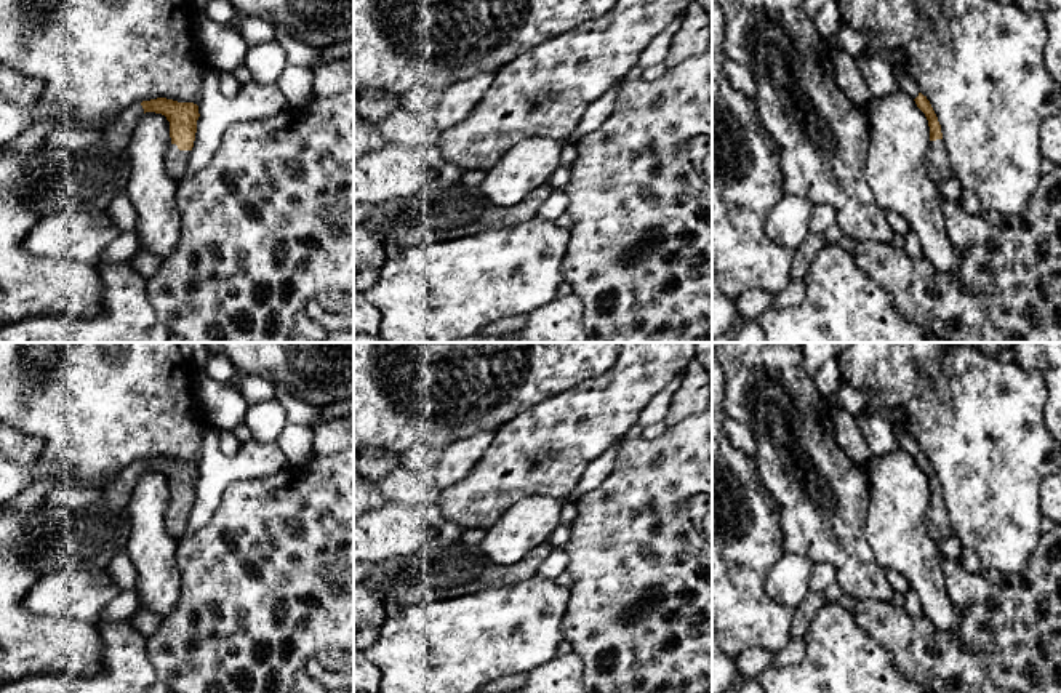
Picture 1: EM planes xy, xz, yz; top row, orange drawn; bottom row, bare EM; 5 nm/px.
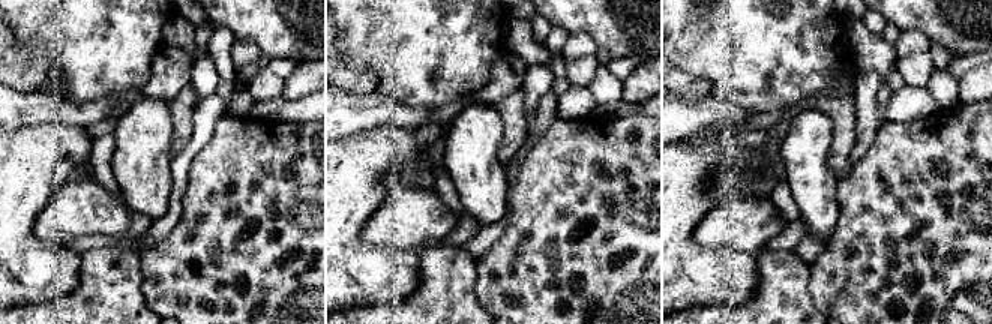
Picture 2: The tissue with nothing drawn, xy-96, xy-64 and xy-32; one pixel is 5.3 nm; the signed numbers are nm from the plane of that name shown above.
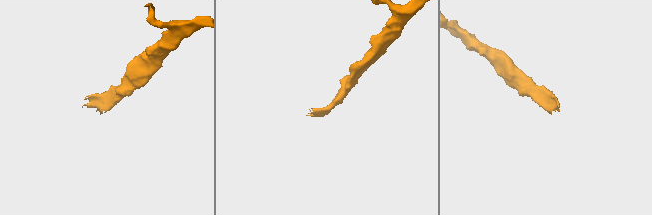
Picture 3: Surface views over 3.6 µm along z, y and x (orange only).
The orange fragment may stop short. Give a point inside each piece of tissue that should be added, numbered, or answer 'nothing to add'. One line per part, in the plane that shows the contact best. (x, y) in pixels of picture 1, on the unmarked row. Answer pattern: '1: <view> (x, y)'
1: xy (176, 519)

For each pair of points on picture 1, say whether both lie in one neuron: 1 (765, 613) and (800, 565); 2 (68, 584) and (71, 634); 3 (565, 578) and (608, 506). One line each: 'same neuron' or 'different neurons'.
1: different neurons
2: different neurons
3: different neurons

